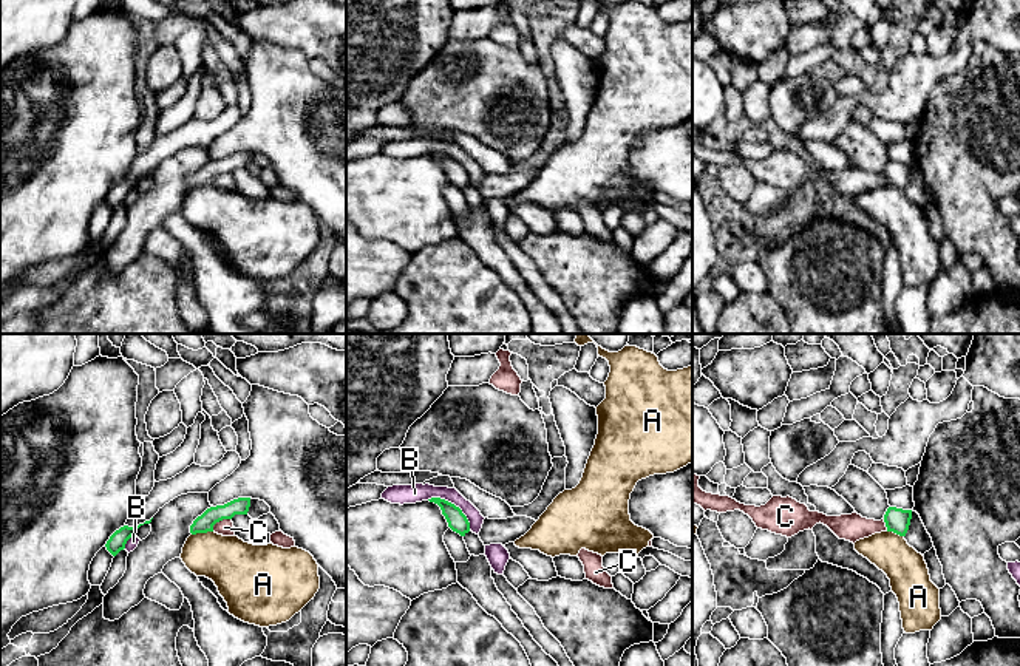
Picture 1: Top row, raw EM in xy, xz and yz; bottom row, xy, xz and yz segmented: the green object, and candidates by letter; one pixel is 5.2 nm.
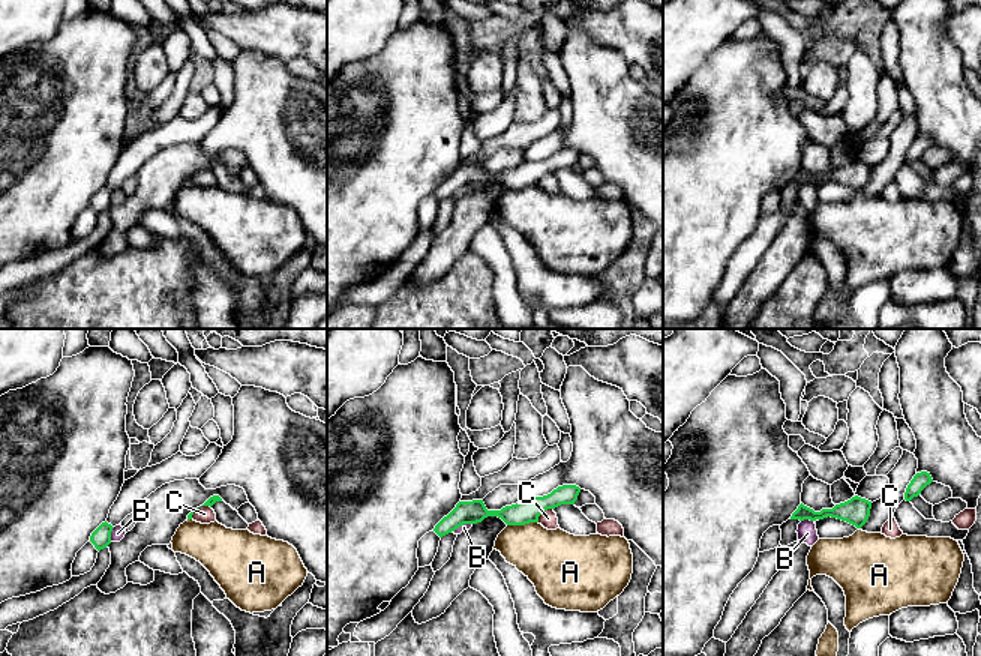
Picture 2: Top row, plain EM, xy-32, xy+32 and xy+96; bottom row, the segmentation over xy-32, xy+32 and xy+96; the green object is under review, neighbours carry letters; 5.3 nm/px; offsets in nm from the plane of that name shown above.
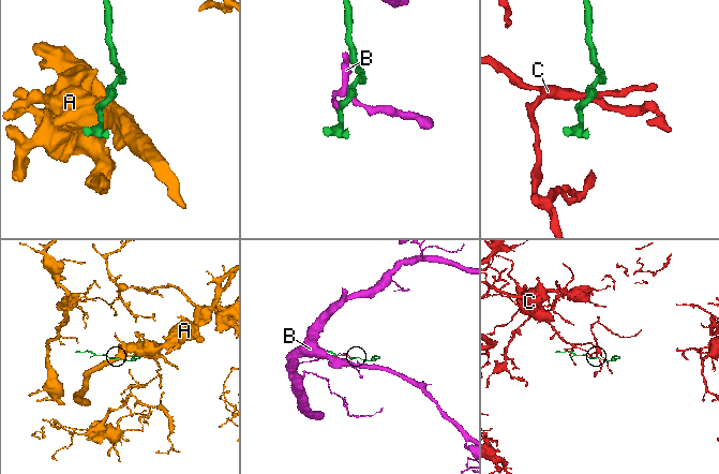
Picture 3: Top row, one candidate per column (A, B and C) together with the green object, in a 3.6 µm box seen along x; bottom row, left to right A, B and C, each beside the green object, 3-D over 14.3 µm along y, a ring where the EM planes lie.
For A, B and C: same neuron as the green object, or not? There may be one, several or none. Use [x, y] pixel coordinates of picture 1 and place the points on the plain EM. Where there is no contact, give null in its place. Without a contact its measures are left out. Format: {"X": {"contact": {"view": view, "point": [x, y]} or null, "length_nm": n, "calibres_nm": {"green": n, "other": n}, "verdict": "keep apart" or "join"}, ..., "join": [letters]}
{"A": {"contact": {"view": "xy", "point": [201, 186]}, "length_nm": 110, "calibres_nm": {"green": 90, "other": 280}, "verdict": "join"}, "B": {"contact": {"view": "xz", "point": [453, 158]}, "length_nm": 280, "calibres_nm": {"green": 100, "other": 100}, "verdict": "keep apart"}, "C": {"contact": {"view": "xy", "point": [220, 173]}, "length_nm": 120, "calibres_nm": {"green": 90, "other": 90}, "verdict": "keep apart"}, "join": ["A"]}

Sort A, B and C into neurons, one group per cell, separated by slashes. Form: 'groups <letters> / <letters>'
groups A / B / C

